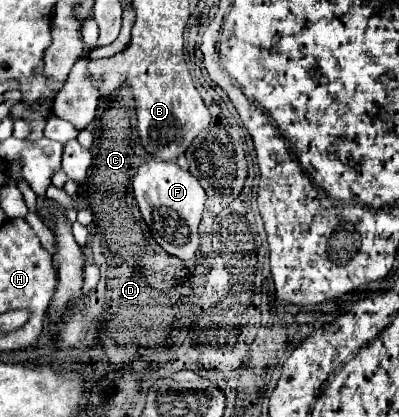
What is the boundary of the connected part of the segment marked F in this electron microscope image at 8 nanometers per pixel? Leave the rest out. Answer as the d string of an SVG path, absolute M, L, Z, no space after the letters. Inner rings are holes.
M150 160L138 168L132 186L134 186L134 198L140 206L140 212L154 240L168 254L180 260L190 260L200 244L198 224L202 220L202 210L206 200L206 192L200 186L200 182L190 172L184 172L176 162Z

